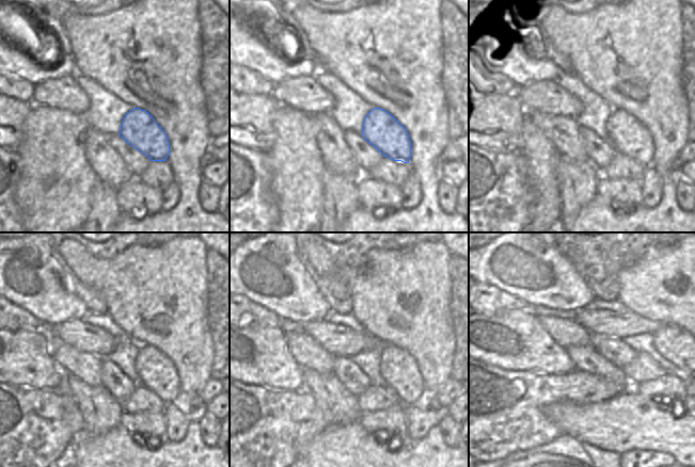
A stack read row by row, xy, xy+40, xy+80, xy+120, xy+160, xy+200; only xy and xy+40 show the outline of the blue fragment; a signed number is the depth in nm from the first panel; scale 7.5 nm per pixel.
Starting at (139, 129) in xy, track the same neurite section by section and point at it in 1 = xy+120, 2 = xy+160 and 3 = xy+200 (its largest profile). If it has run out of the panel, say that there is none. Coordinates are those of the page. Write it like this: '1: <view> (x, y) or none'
1: xy+120 (156, 371)
2: xy+160 (398, 368)
3: xy+200 (643, 369)

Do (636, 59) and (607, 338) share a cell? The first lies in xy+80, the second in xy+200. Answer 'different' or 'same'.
different

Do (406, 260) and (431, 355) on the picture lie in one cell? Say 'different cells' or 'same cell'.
same cell

